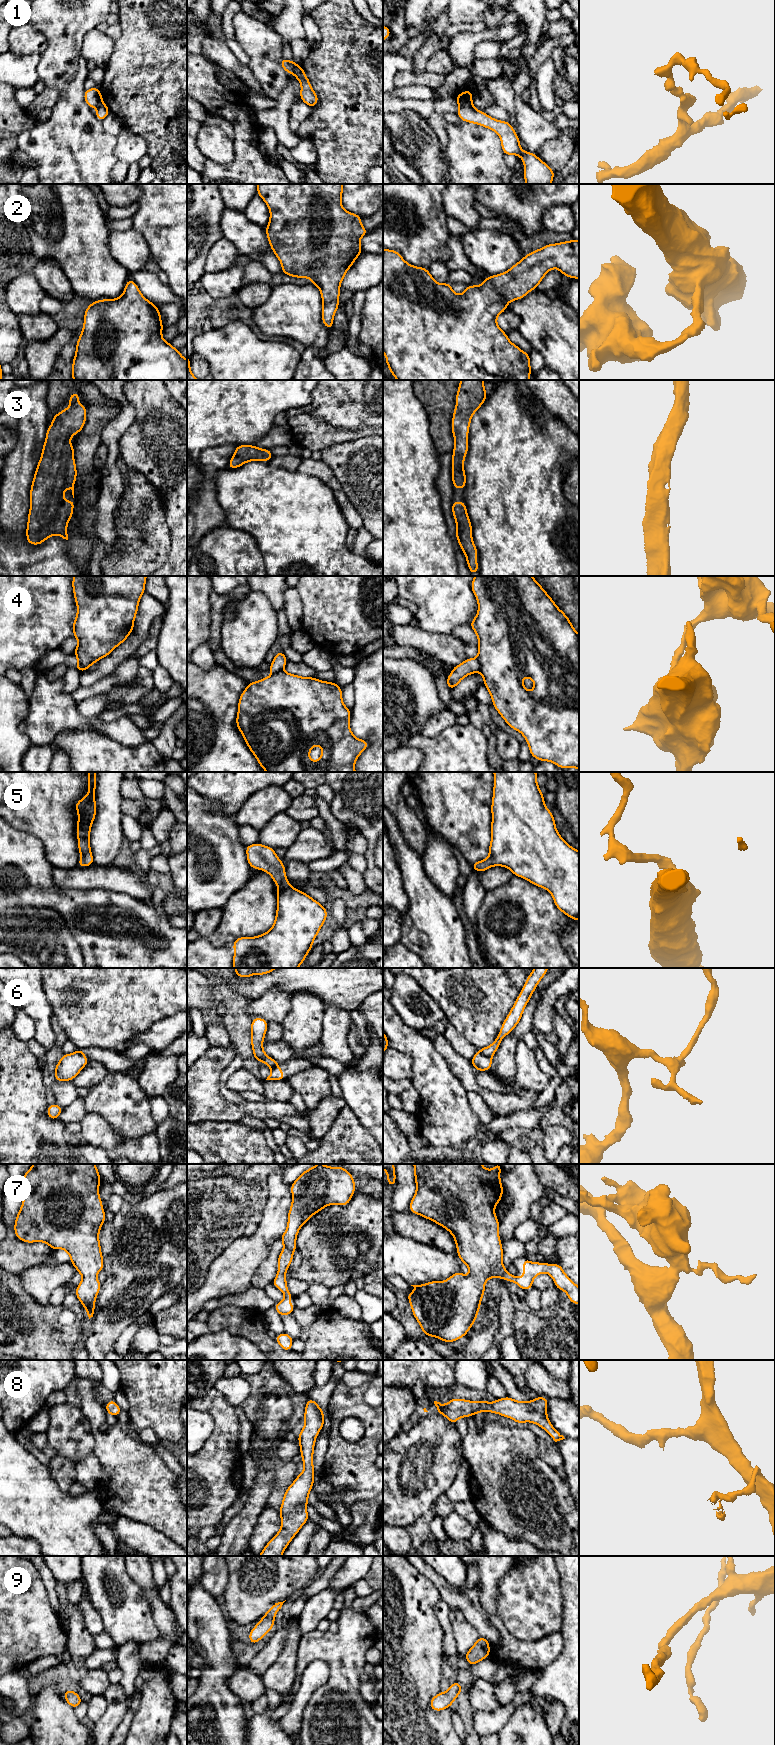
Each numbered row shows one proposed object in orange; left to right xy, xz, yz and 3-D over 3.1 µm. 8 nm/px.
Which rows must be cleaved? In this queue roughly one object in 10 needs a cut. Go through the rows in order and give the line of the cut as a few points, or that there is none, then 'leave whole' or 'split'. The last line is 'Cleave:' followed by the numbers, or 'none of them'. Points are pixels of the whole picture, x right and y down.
1: cut in yz along (471, 102), (460, 106); split
2: no cut; leave whole
3: no cut; leave whole
4: cut in yz along (476, 658), (480, 671); split
5: no cut; leave whole
6: cut in yz along (479, 1050), (491, 1058); split
7: no cut; leave whole
8: no cut; leave whole
9: no cut; leave whole
Cleave: 1, 4, 6

